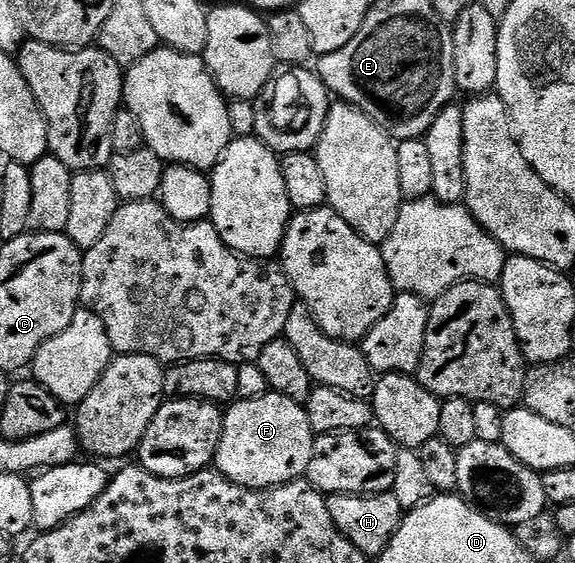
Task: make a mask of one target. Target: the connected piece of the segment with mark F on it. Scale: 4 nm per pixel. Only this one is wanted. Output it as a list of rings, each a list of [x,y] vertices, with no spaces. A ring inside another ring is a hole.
[[[272,390],[265,397],[239,399],[226,408],[213,467],[230,483],[242,487],[258,491],[280,487],[306,476],[315,437],[304,404]]]

